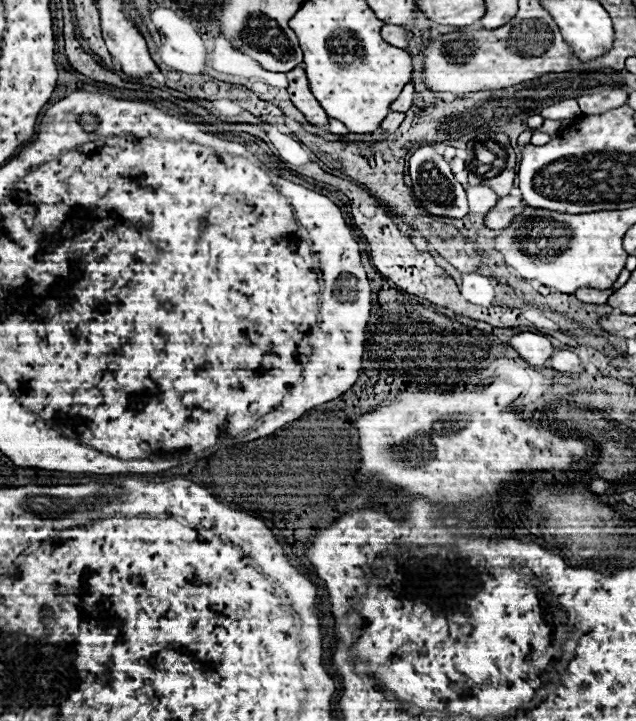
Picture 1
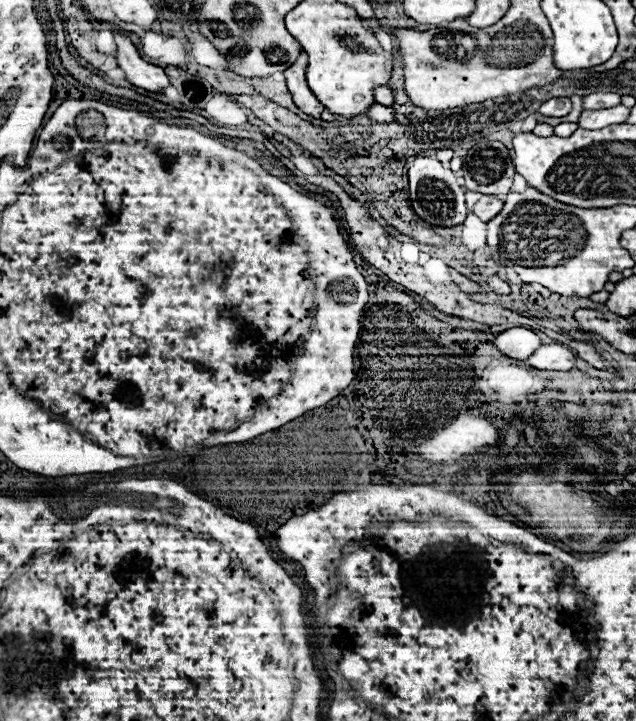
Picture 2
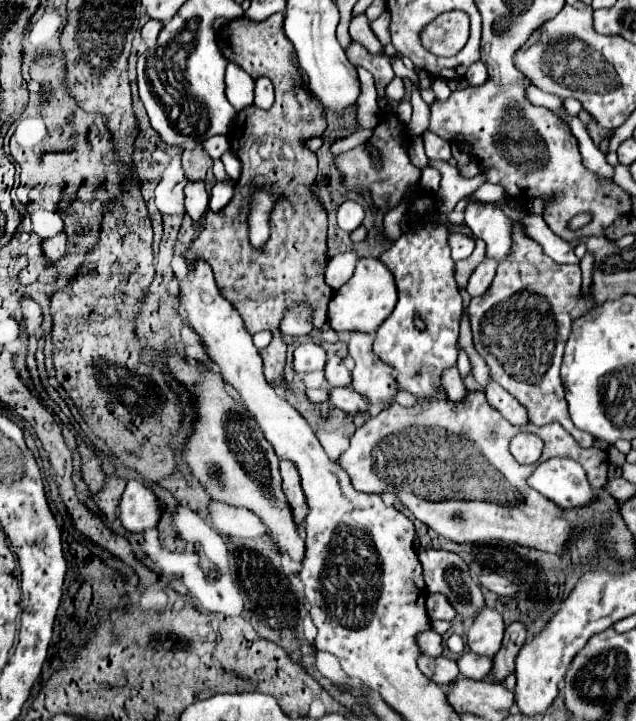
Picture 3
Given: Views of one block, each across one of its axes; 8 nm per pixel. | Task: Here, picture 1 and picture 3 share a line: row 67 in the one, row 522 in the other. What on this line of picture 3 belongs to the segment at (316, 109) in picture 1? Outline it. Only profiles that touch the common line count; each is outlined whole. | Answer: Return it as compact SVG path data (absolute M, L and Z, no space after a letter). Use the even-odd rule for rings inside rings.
M280 460L280 474L282 474L282 490L292 506L294 520L298 526L304 524L304 516L308 512L304 490L302 490L301 479L294 464L290 460Z

